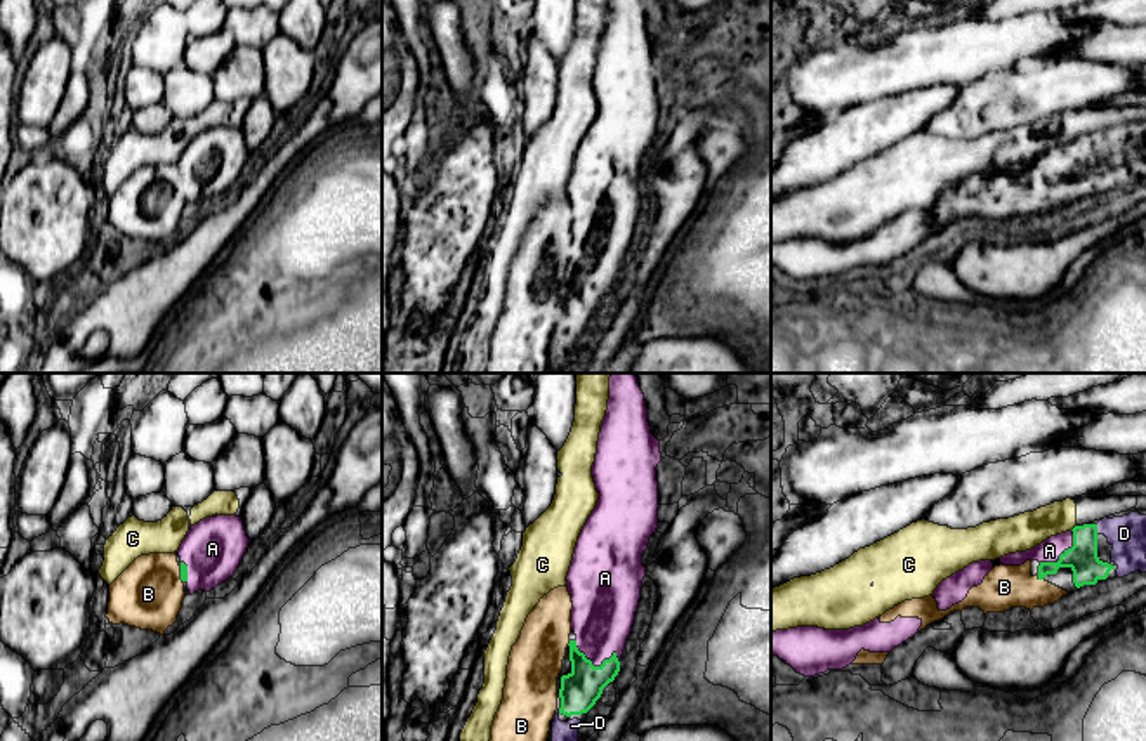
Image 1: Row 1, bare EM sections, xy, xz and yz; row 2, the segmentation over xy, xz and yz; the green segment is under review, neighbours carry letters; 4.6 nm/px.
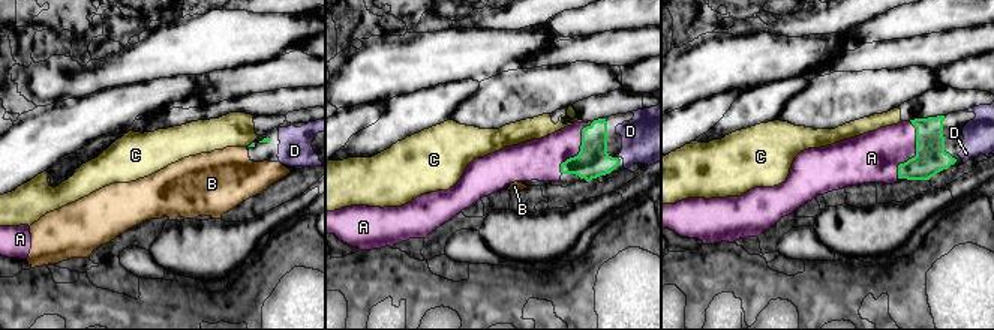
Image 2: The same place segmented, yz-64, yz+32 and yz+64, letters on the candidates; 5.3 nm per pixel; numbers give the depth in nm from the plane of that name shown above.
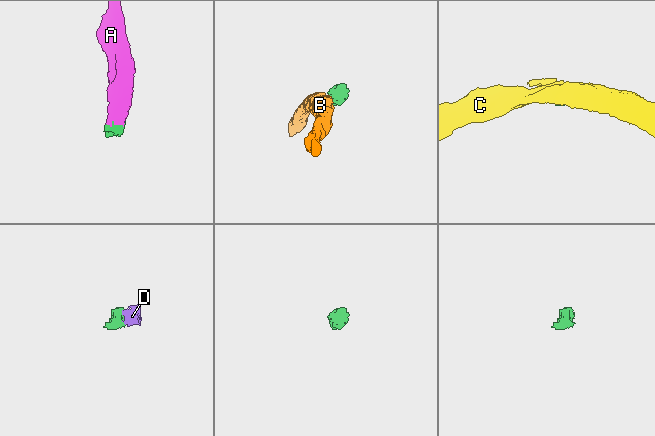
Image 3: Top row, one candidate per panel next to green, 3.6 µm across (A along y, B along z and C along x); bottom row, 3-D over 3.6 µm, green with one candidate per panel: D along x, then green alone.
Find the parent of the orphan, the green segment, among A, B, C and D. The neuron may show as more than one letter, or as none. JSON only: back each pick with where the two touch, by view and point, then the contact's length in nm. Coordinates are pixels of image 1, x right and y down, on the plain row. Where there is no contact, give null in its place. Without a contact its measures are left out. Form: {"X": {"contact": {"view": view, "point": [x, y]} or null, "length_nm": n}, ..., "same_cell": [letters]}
{"A": {"contact": {"view": "xz", "point": [596, 278]}, "length_nm": 220}, "D": {"contact": {"view": "yz", "point": [1096, 141]}, "length_nm": 60}, "same_cell": ["A", "D"]}

